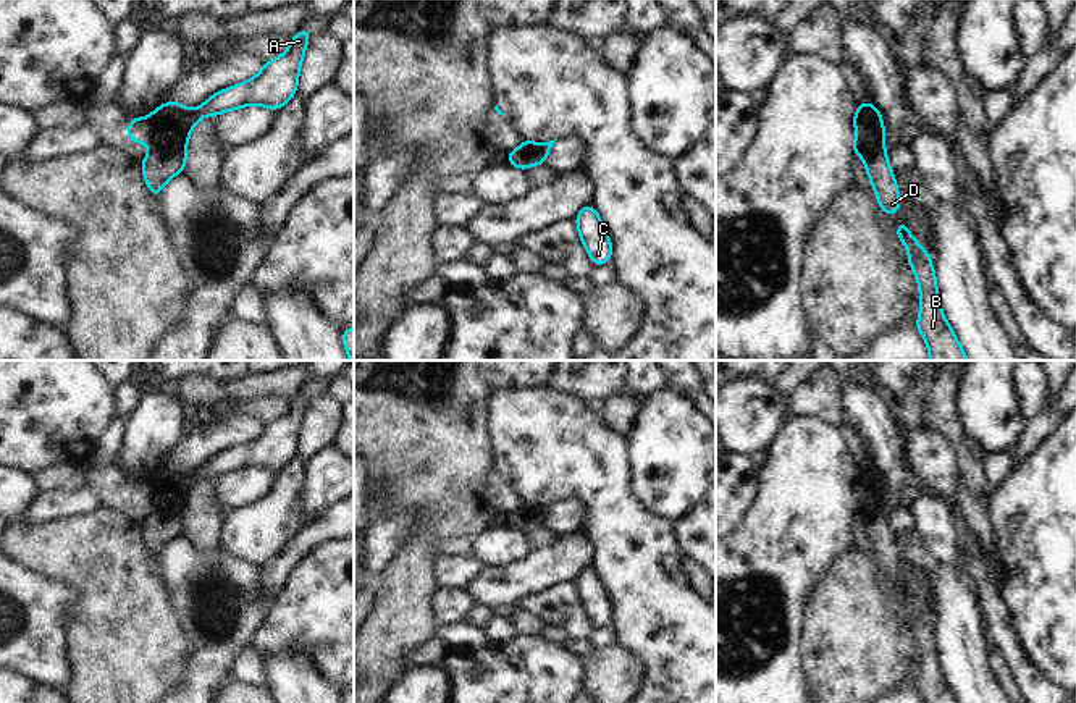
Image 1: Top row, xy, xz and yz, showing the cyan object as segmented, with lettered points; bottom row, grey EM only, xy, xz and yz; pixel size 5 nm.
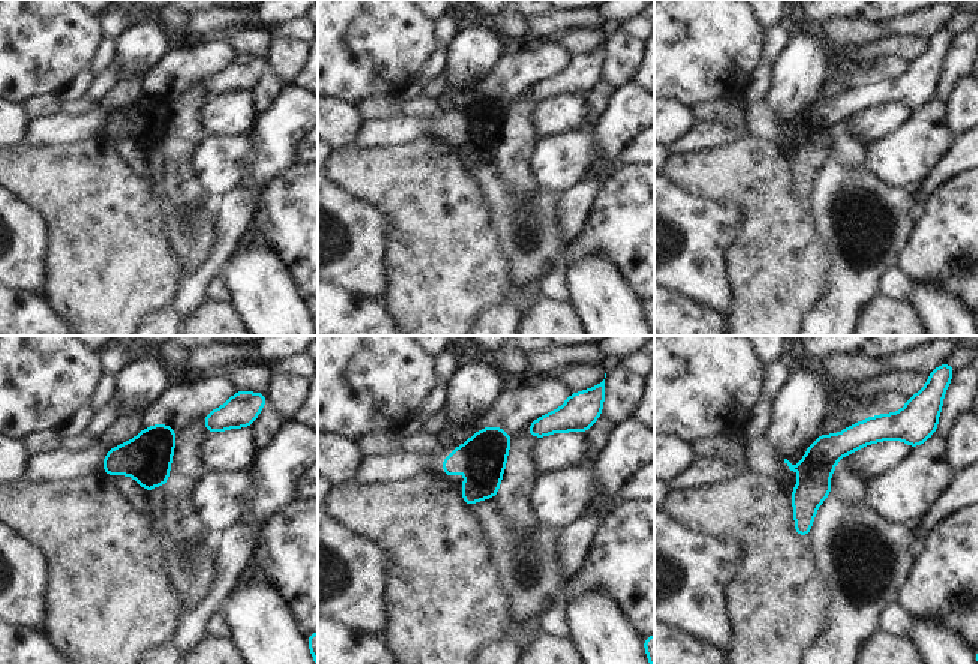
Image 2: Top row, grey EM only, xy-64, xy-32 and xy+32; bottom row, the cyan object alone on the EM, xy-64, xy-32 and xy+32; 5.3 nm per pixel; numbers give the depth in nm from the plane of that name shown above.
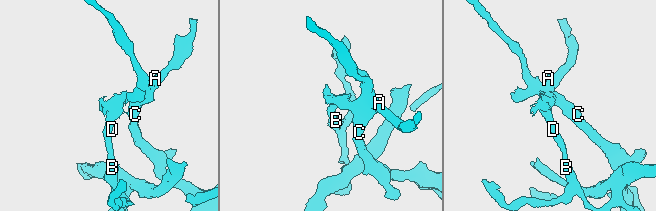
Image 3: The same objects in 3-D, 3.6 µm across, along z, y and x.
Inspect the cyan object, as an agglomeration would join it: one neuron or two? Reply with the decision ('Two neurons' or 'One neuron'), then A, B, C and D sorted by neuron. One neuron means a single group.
Two neurons. Groups: A C / B D

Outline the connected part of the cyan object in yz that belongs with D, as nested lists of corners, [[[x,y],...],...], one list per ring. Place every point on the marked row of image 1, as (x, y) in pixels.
[[[881,152],[874,157],[874,162],[868,170],[868,178],[872,183],[872,189],[877,194],[877,204],[882,212],[887,217],[900,212],[902,202],[898,196],[898,186],[885,152]]]

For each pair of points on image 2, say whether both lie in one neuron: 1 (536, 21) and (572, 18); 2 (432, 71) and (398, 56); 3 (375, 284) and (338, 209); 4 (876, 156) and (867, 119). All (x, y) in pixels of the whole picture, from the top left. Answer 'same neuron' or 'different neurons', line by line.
1: same neuron
2: different neurons
3: same neuron
4: different neurons

